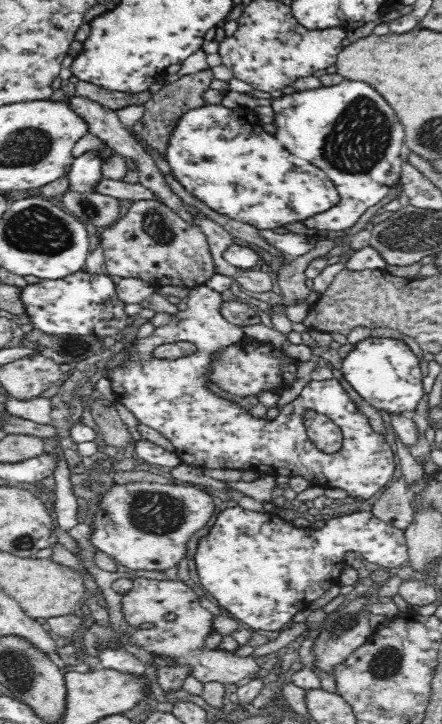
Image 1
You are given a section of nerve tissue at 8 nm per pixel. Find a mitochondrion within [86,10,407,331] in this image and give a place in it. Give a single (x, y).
(359, 138)

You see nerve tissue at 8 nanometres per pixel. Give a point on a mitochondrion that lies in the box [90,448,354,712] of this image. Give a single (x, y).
(157, 513)

